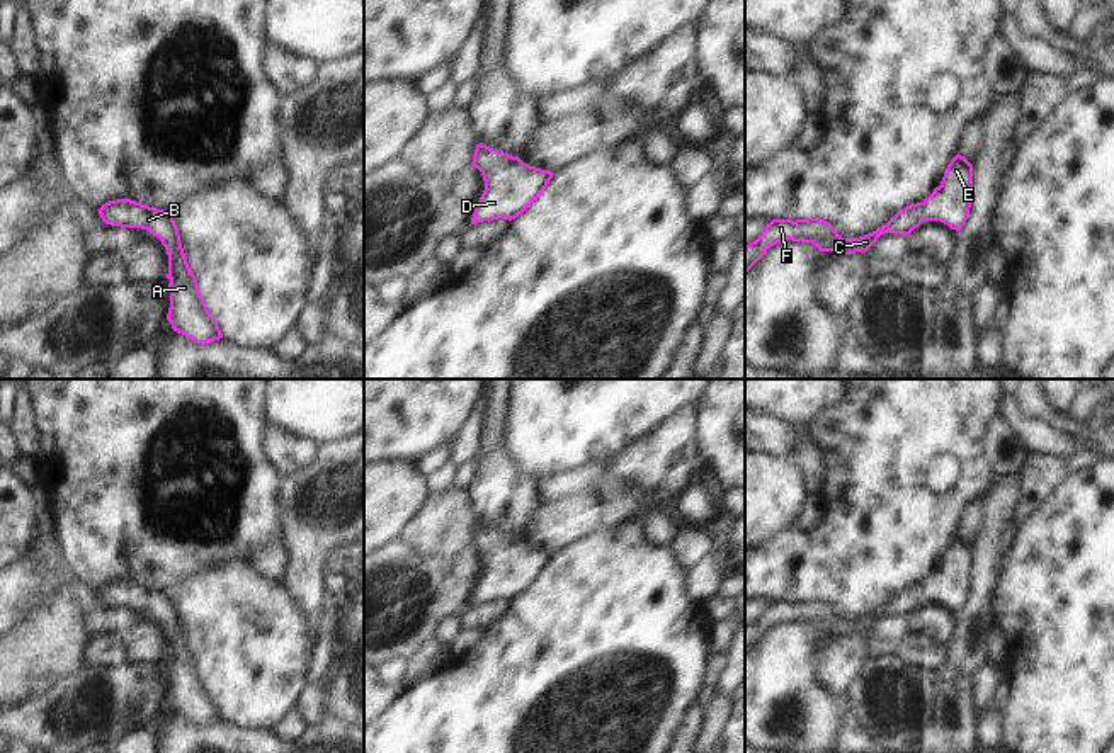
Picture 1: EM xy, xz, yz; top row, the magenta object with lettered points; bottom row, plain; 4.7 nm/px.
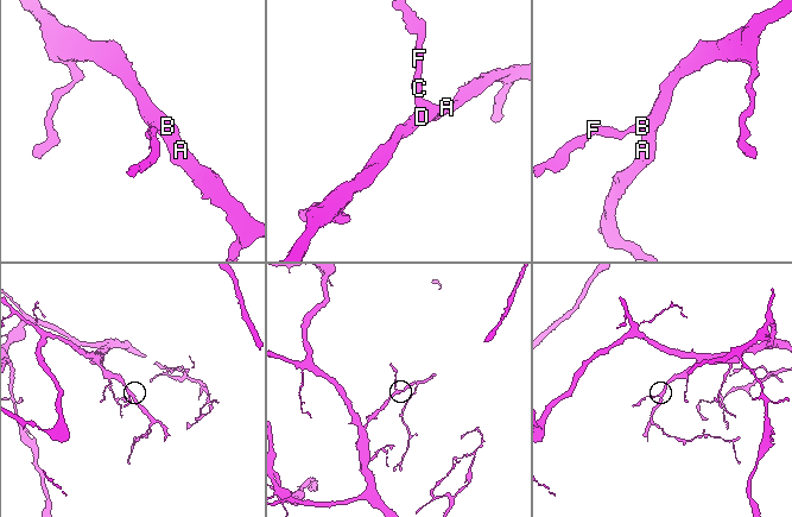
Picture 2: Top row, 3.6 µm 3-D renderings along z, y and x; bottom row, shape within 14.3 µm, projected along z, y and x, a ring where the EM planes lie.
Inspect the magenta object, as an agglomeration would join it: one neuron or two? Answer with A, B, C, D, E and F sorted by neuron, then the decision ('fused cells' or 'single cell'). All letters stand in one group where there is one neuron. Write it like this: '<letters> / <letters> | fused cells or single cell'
A B C D E F | single cell

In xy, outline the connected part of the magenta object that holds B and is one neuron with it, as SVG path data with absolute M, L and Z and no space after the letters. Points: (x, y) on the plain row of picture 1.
M117 580L97 590L102 602L111 607L141 609L156 617L168 636L170 688L167 700L173 712L185 716L196 724L209 724L223 719L223 714L211 697L197 666L197 660L187 644L179 609L170 592L146 585Z

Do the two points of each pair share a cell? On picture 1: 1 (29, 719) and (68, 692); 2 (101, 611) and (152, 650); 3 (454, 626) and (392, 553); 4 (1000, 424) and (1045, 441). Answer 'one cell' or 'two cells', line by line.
1: one cell
2: one cell
3: two cells
4: two cells

